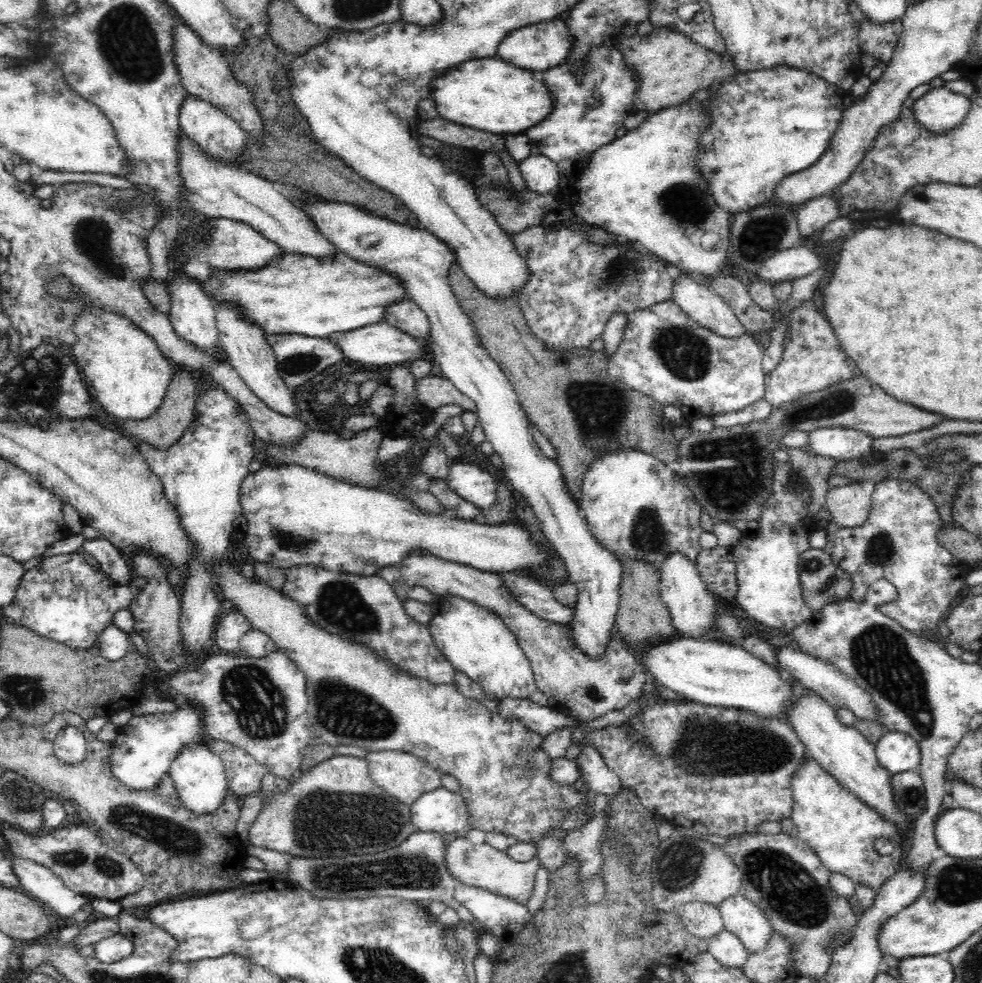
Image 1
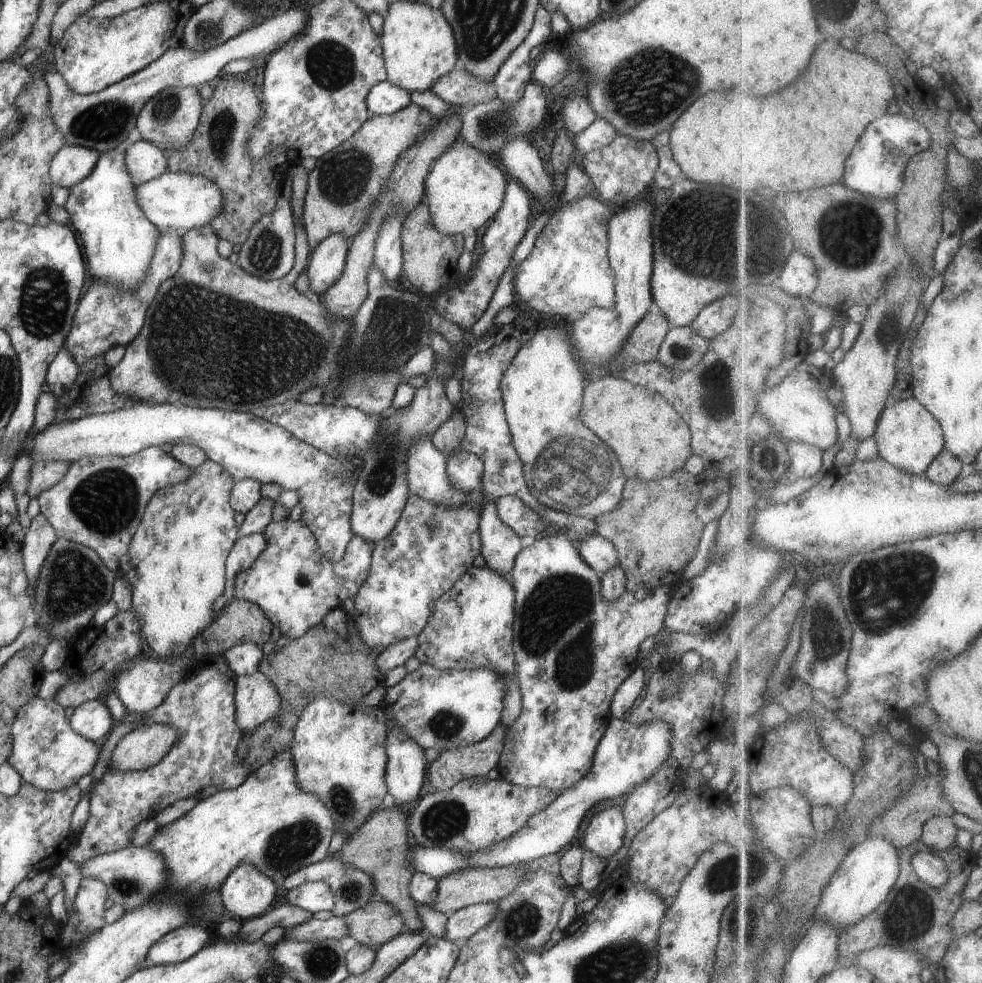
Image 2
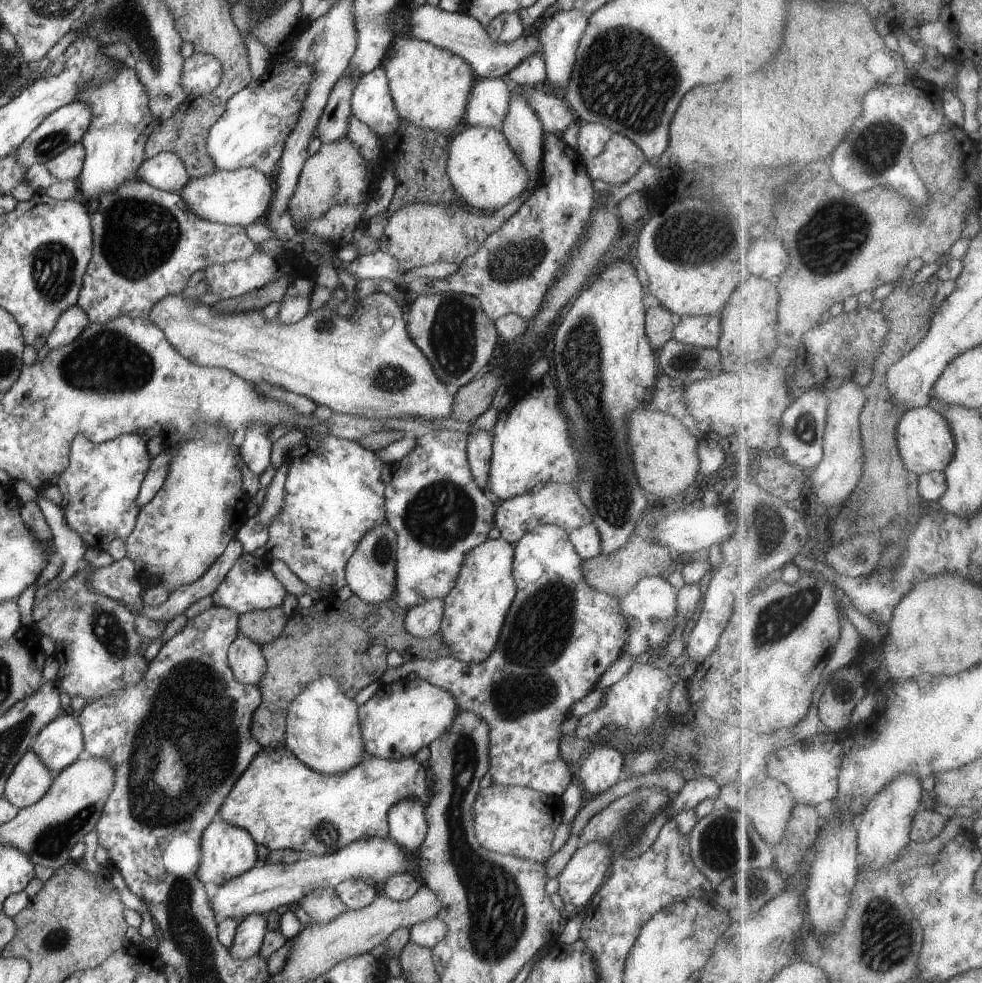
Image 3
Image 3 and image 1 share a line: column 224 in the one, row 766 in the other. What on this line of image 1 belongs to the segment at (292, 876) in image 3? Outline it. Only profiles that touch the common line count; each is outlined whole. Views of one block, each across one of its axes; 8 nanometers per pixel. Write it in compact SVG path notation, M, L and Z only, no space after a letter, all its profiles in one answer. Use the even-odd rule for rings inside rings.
M897 731L885 733L875 745L875 752L880 766L893 775L917 771L922 754L918 741Z

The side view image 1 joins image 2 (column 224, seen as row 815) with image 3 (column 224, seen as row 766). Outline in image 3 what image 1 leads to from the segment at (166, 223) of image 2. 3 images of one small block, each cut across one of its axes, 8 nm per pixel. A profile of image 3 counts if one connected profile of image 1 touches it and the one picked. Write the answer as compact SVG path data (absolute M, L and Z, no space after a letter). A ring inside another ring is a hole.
M241 167L233 171L216 170L209 175L192 177L179 190L188 209L196 217L223 225L246 227L264 218L274 192L273 176L262 174L255 167Z

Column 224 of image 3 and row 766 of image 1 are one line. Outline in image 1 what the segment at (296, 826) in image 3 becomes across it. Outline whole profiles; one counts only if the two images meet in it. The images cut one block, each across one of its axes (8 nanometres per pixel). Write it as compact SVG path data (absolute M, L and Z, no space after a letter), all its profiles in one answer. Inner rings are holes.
M806 757L794 771L791 787L793 810L789 818L797 826L797 837L814 849L831 873L845 874L852 882L877 892L881 884L900 867L902 845L896 845L890 854L882 855L874 848L874 842L878 838L898 838L894 836L898 834L898 828L890 826L876 811L847 791L812 757Z

